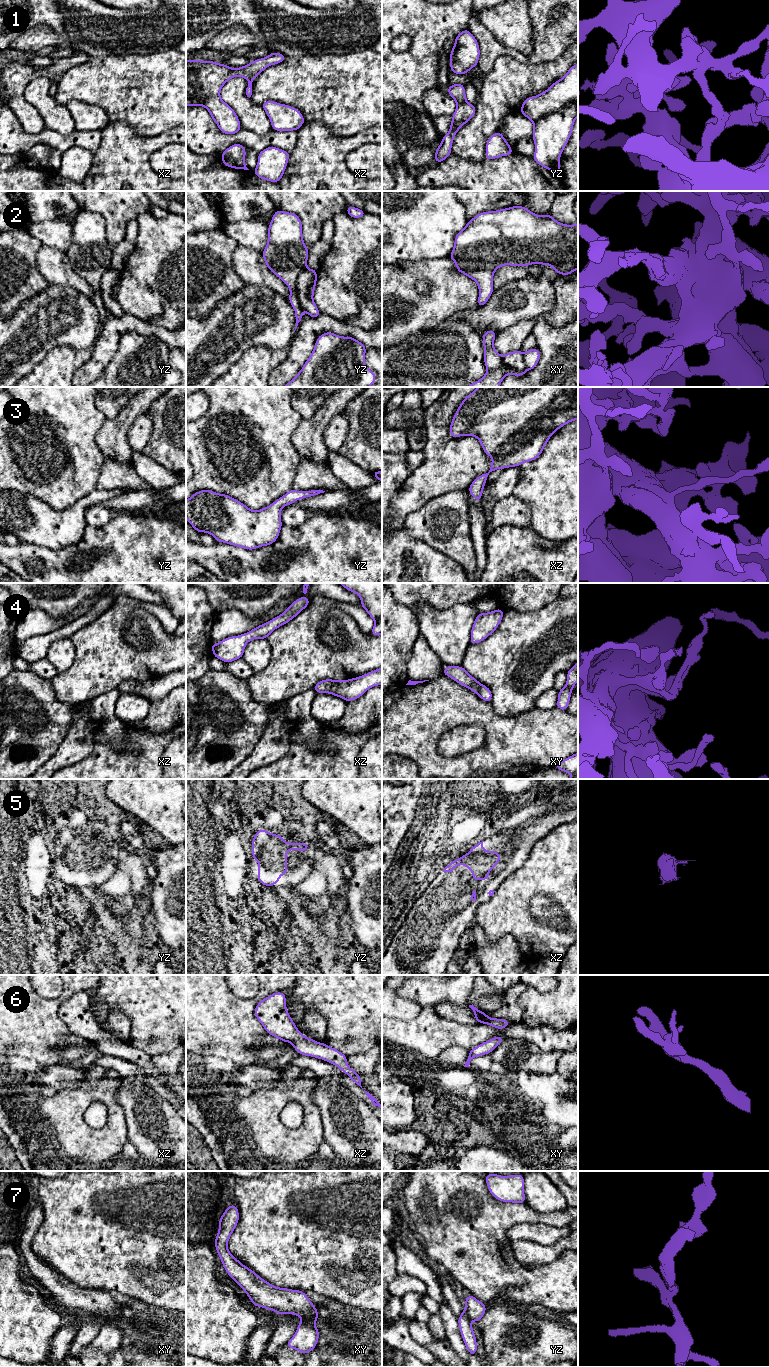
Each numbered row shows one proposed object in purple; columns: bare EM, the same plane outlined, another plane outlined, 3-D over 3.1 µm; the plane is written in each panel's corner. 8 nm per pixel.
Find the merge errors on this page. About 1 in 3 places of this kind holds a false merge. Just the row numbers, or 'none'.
7

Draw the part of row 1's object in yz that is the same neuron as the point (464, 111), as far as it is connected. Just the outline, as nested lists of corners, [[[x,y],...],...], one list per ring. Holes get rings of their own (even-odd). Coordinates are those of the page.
[[[456,83],[450,85],[446,91],[455,100],[457,106],[452,116],[449,132],[443,136],[440,145],[435,150],[435,163],[444,161],[452,154],[451,147],[456,133],[463,125],[471,120],[476,113],[475,105],[467,102],[463,84]]]

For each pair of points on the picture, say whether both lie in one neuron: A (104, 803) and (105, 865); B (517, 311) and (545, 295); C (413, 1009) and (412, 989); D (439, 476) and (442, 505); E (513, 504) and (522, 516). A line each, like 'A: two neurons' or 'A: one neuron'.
A: one neuron
B: one neuron
C: two neurons
D: two neurons
E: one neuron

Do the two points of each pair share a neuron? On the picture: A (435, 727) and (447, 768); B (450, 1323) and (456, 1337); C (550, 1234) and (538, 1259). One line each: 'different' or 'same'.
A: same
B: same
C: different

